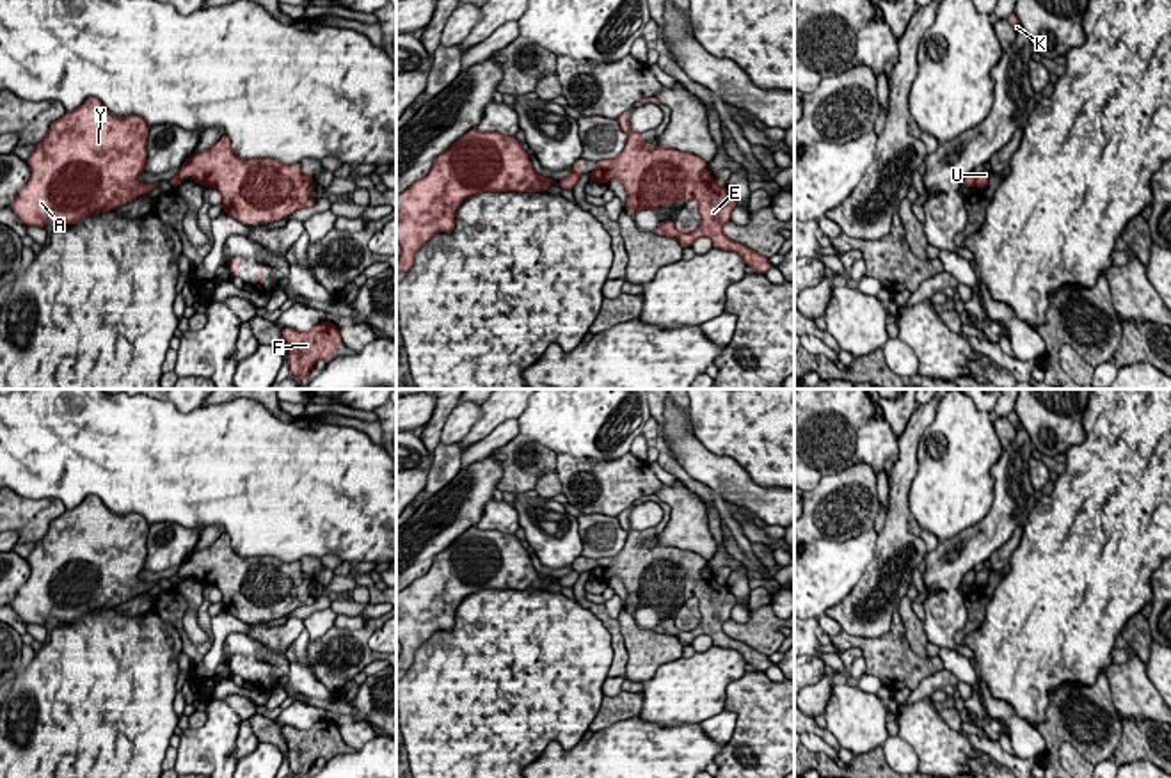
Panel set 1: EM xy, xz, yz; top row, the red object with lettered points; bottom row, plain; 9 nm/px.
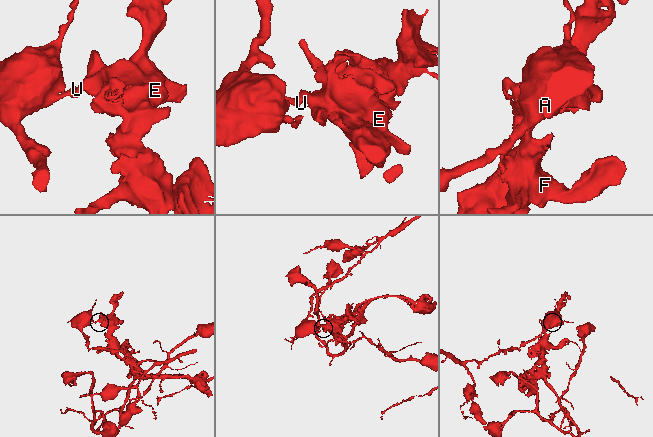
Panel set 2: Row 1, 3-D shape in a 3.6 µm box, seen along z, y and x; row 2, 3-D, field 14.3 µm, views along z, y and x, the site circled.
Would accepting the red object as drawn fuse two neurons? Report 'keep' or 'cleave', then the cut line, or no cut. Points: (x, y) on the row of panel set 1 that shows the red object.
cleave | yz (976, 174), (972, 183)

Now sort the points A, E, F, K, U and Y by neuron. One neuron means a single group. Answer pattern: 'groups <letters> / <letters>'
groups A K U Y / E F

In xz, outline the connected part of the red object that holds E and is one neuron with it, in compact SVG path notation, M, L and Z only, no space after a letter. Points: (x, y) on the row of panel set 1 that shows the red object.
M624 112L617 117L620 130L627 135L624 151L615 160L597 162L588 178L595 183L609 183L617 178L627 192L625 211L631 217L640 210L695 199L702 215L697 231L681 233L673 220L666 220L654 233L675 238L682 249L707 236L713 240L713 249L734 250L755 274L764 275L771 268L768 258L723 234L721 227L730 220L737 201L705 172L707 162L677 149L649 147L641 140L643 133L629 130L629 115L631 112Z

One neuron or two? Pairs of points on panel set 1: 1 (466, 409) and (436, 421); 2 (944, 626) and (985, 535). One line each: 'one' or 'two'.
1: two
2: one

